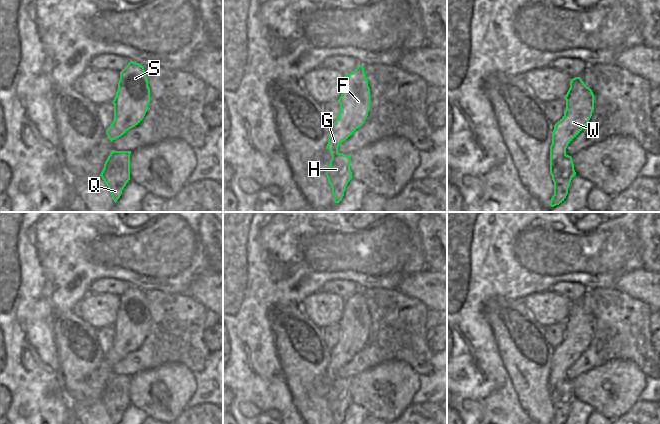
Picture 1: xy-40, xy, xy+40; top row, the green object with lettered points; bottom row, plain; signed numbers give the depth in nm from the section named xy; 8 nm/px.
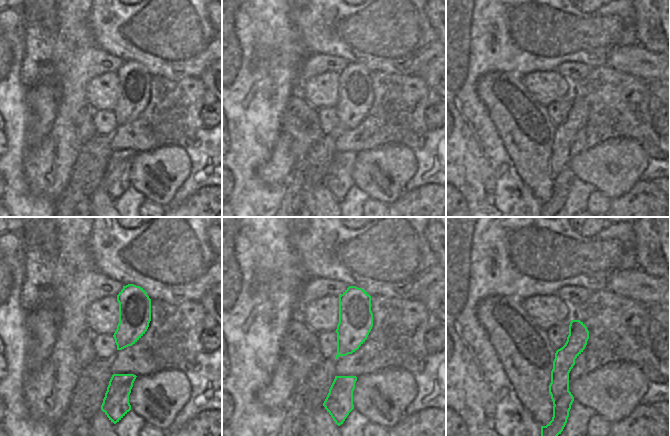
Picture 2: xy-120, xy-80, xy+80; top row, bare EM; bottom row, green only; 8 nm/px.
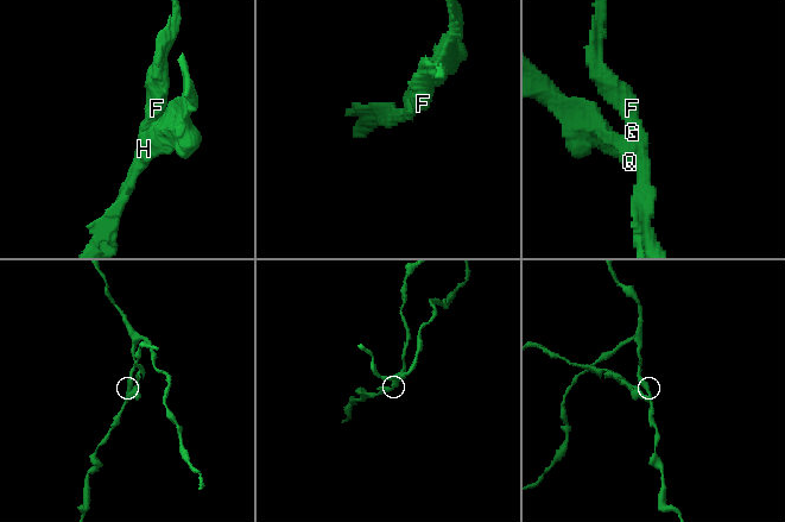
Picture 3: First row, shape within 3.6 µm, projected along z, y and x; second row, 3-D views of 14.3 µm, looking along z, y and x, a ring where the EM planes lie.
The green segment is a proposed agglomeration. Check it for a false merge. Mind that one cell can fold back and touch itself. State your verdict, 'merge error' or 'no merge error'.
merge error

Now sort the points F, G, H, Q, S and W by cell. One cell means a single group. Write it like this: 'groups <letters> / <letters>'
groups F G S W / H Q

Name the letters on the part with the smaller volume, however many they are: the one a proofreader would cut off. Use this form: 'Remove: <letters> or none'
Remove: H, Q

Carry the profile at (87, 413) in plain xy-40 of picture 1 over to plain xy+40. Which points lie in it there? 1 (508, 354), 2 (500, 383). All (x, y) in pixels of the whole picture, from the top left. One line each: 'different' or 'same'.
1: same
2: different

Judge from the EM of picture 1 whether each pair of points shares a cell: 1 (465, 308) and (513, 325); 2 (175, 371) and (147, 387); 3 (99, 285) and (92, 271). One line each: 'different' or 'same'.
1: different
2: same
3: different

